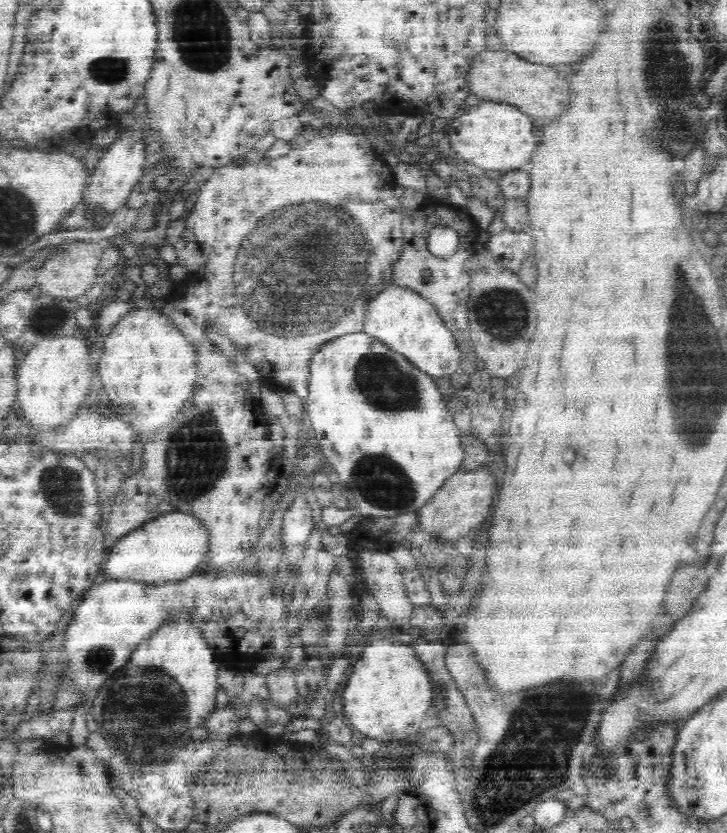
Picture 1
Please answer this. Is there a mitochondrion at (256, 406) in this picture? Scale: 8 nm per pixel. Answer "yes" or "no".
no

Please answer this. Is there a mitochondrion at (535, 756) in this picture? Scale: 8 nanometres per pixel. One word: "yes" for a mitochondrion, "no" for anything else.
yes

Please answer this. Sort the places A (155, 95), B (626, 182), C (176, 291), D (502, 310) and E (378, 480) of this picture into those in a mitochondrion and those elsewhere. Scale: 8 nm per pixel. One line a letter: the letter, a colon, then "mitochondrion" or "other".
A: other
B: other
C: other
D: mitochondrion
E: mitochondrion

